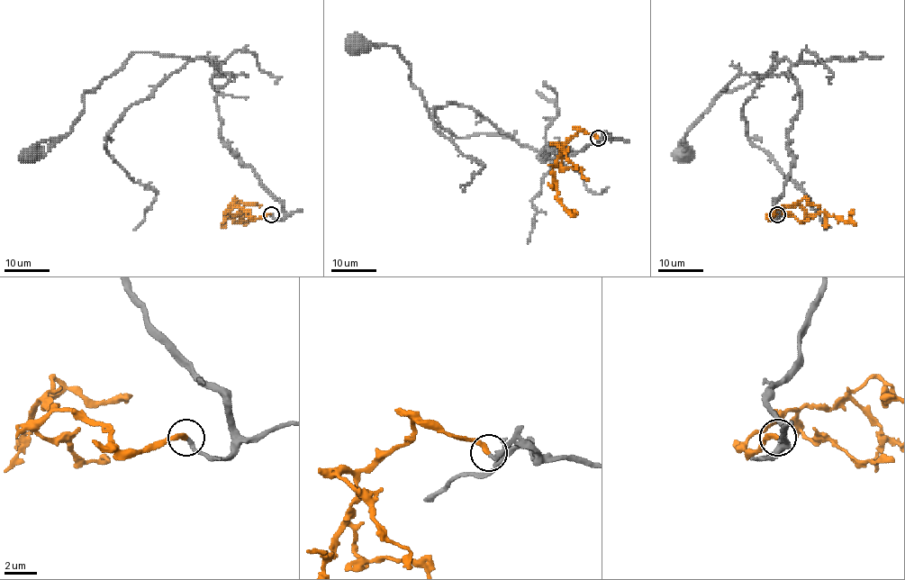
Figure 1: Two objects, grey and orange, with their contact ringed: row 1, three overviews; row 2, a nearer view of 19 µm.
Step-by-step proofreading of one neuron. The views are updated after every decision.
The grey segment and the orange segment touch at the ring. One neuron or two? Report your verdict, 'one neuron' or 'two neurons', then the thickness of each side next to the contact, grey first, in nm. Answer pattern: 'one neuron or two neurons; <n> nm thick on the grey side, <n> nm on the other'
one neuron; 200 nm thick on the grey side, 320 nm on the other

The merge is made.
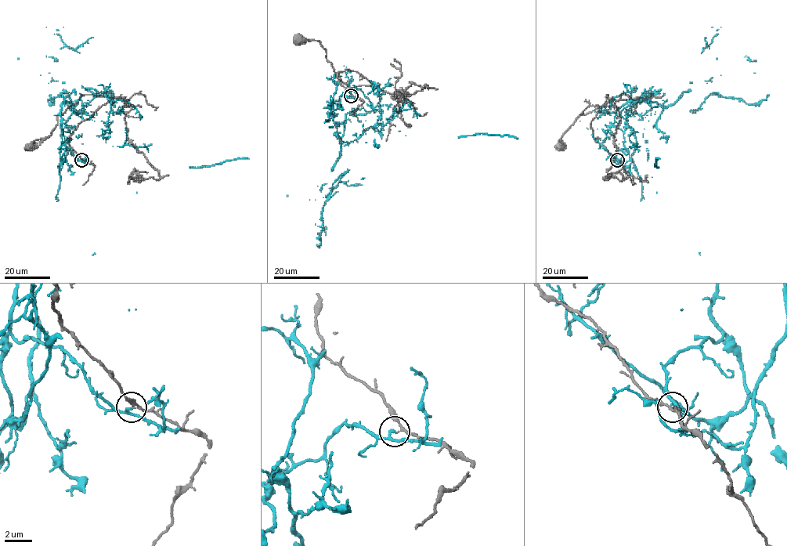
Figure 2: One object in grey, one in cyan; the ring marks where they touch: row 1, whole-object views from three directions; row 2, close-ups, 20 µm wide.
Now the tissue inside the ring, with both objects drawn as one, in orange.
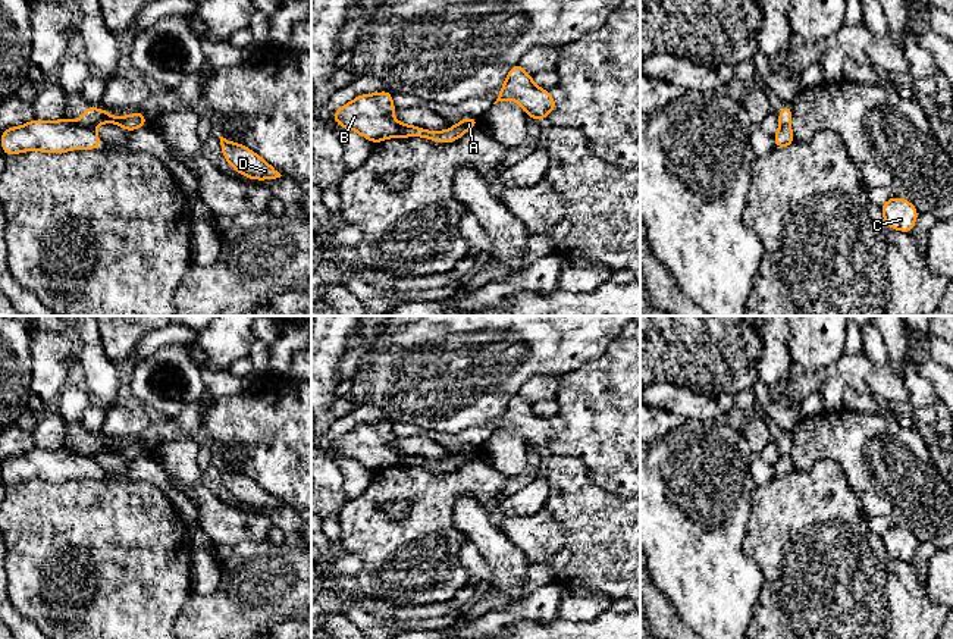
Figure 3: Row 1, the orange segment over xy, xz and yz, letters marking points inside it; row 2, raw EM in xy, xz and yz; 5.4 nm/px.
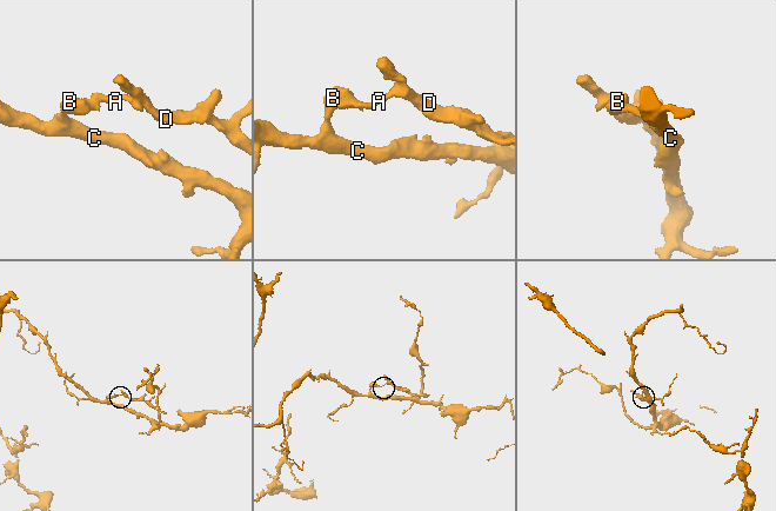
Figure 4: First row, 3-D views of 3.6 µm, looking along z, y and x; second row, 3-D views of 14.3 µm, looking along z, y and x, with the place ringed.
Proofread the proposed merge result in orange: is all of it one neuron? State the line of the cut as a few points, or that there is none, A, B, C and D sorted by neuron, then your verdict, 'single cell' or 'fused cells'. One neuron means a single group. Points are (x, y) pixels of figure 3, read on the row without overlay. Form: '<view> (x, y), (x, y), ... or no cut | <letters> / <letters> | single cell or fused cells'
xy (77, 450), (91, 456) | A D / B C | fused cells

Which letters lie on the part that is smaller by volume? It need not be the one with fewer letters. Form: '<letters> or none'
A, D

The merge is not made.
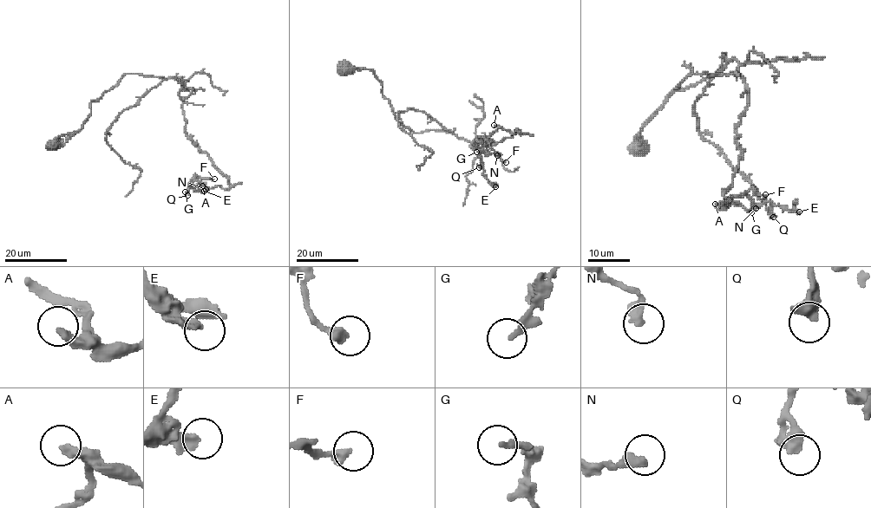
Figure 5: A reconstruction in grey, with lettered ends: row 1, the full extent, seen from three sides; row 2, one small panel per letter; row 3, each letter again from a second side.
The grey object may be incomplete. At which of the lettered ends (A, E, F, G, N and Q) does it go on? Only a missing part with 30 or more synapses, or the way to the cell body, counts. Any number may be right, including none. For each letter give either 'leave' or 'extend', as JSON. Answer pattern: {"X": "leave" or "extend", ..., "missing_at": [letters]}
{"A": "leave", "E": "leave", "F": "leave", "G": "leave", "N": "leave", "Q": "leave", "missing_at": []}

